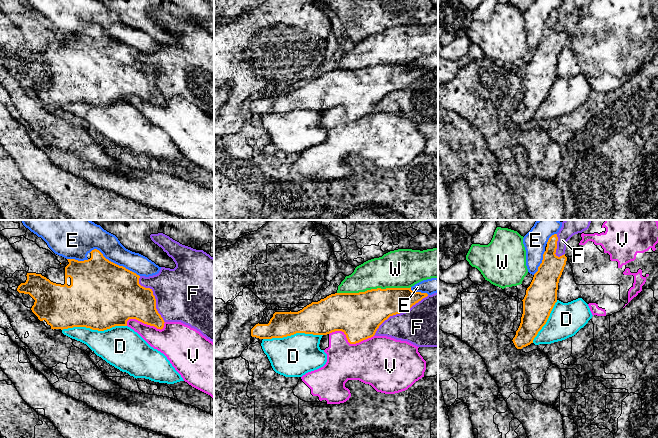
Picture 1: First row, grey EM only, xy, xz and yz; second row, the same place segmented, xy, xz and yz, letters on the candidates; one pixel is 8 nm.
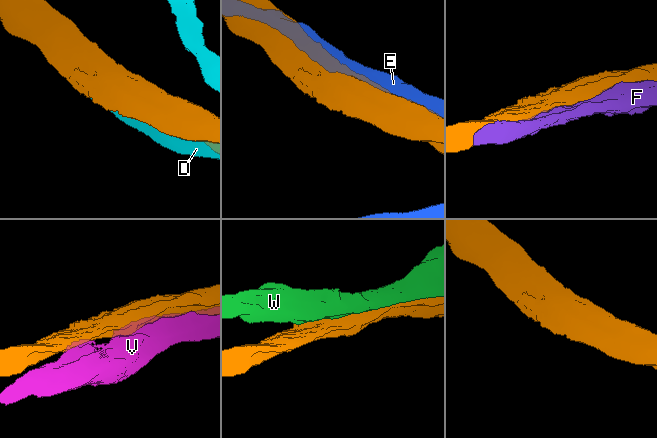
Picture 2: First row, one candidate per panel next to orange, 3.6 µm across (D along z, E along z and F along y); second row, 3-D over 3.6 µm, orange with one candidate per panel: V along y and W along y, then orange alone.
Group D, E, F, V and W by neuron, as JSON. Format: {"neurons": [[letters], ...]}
{"neurons": [["D"], ["E"], ["F"], ["V"], ["W"]]}

